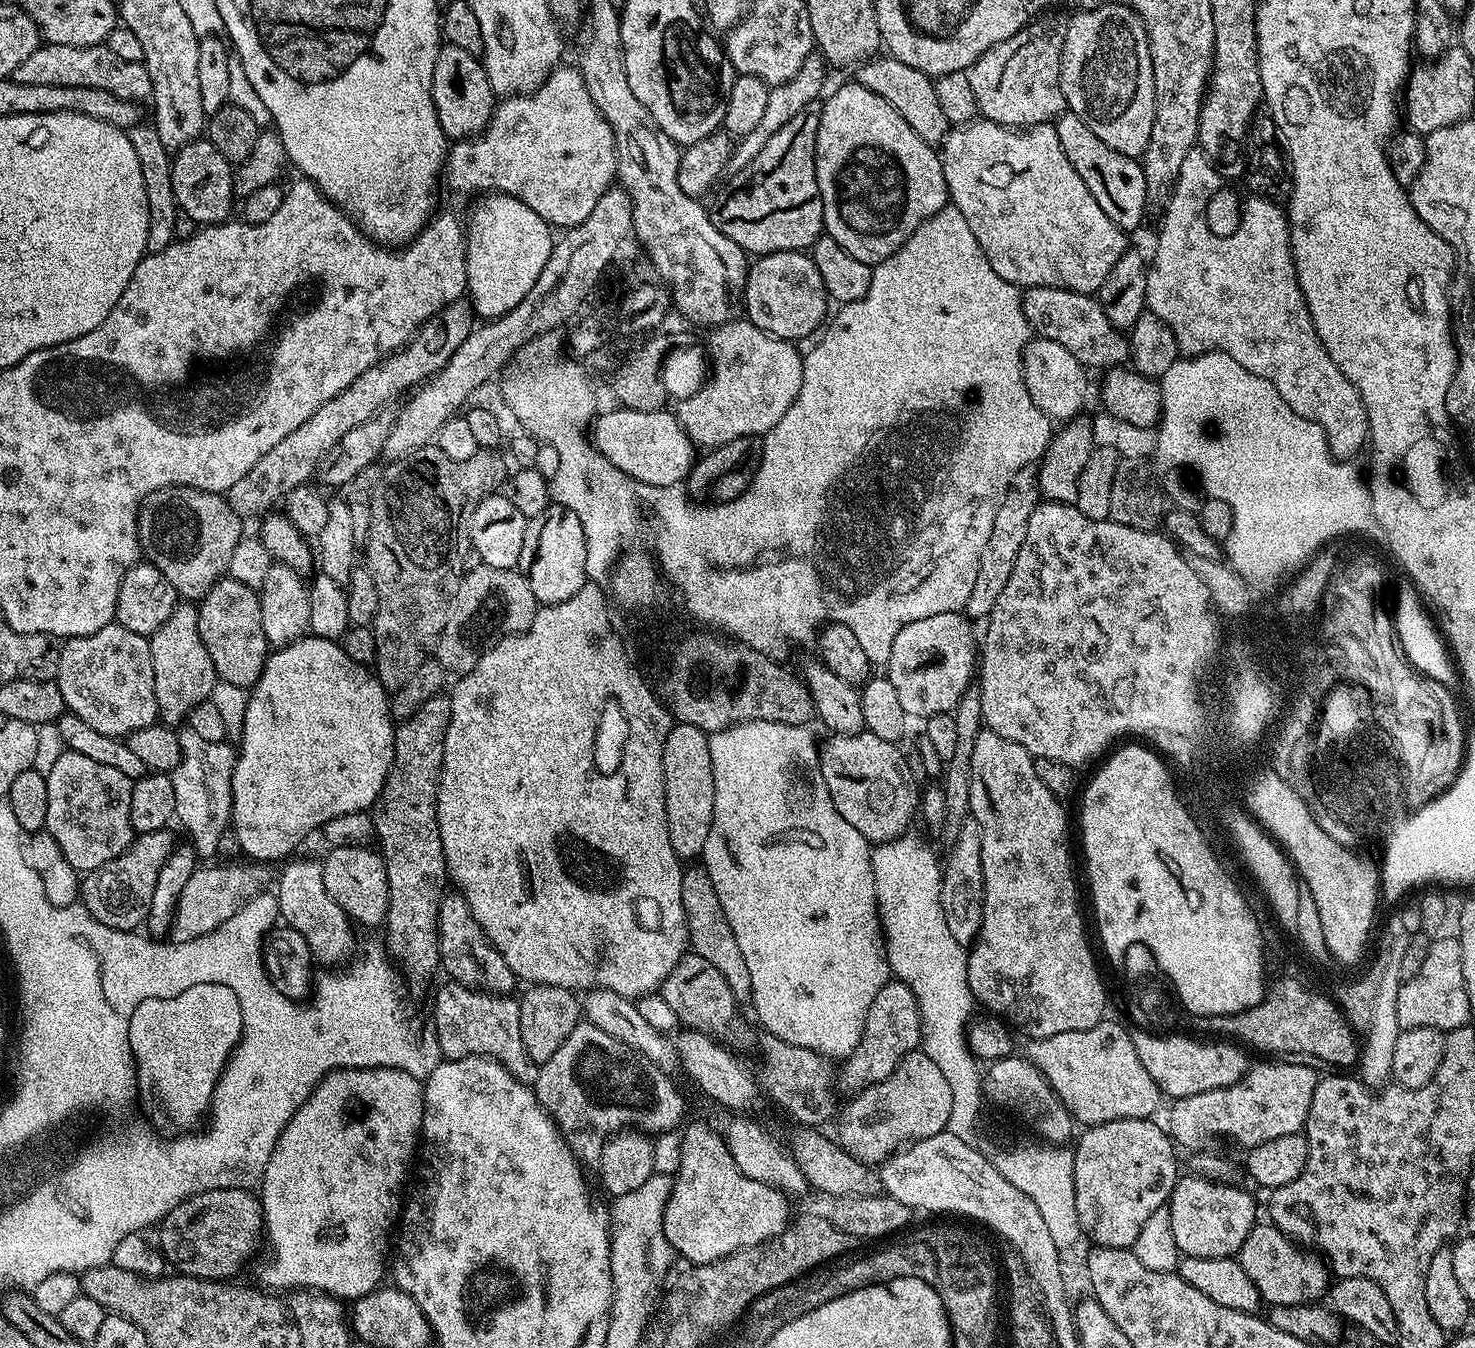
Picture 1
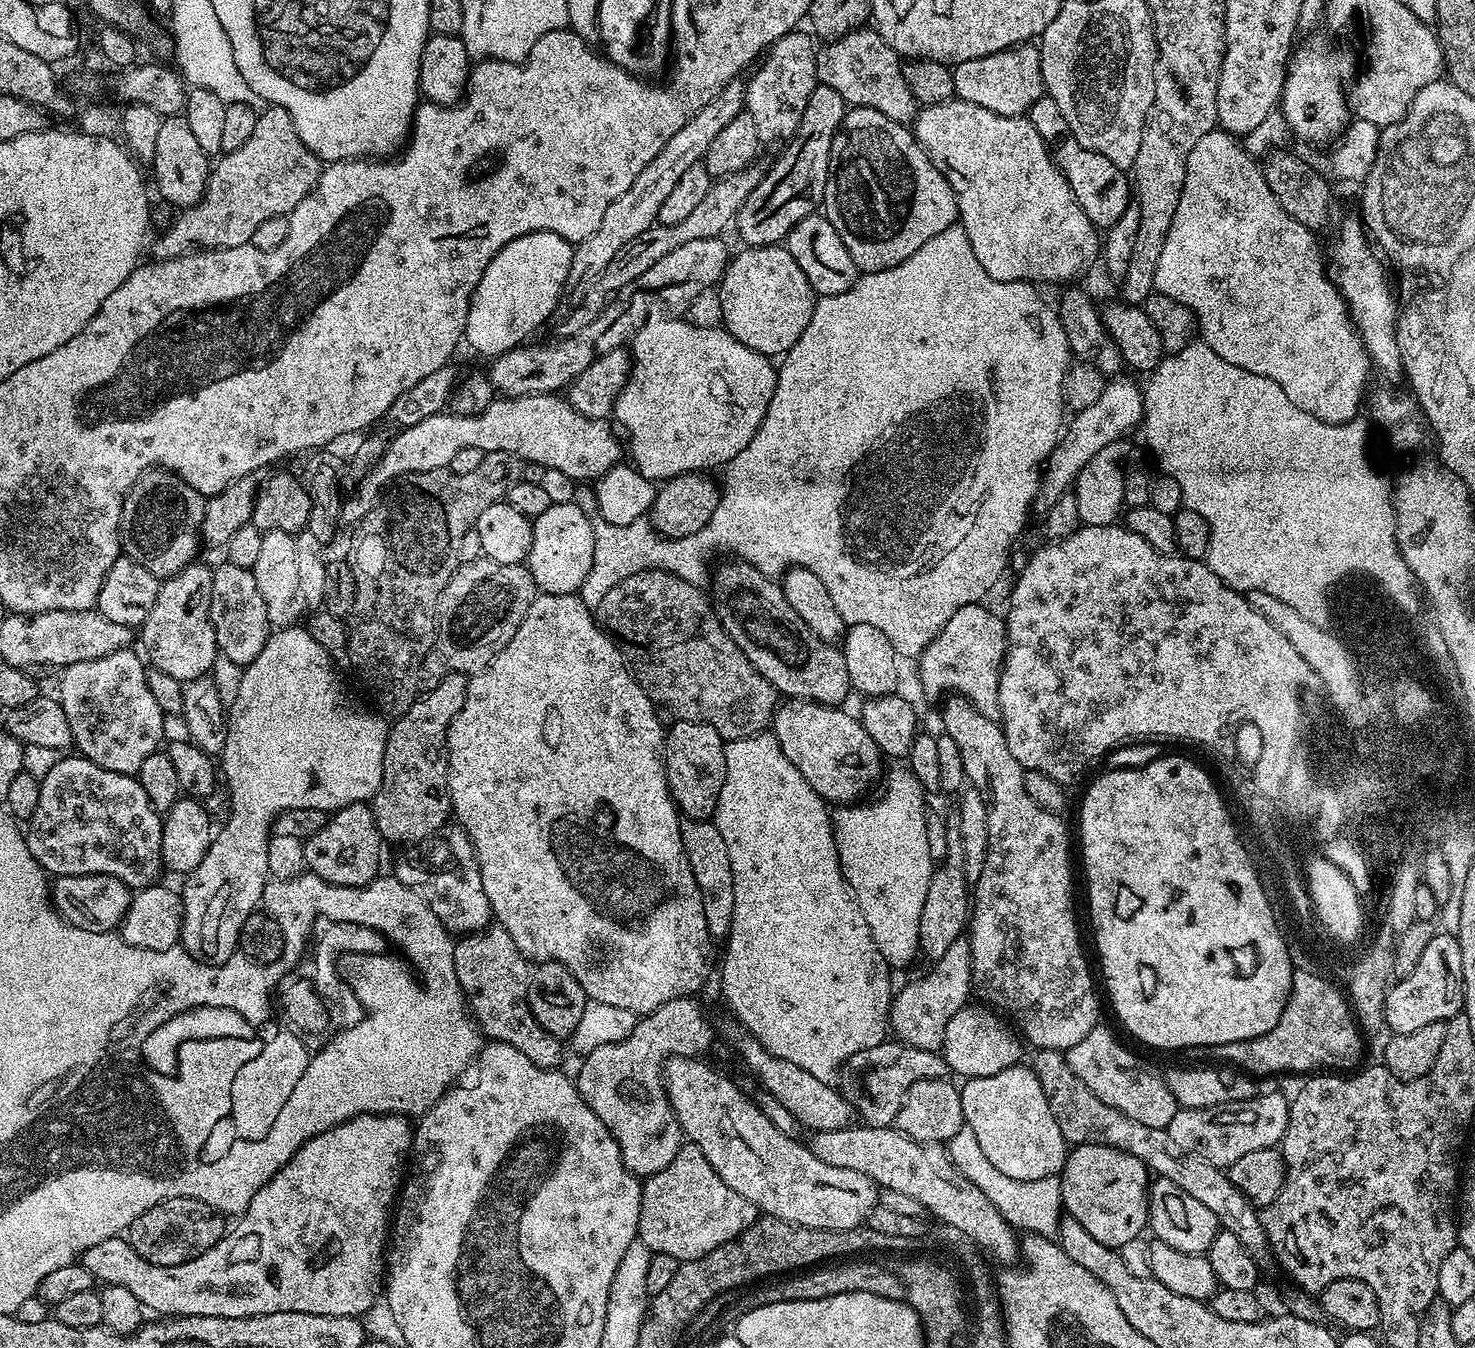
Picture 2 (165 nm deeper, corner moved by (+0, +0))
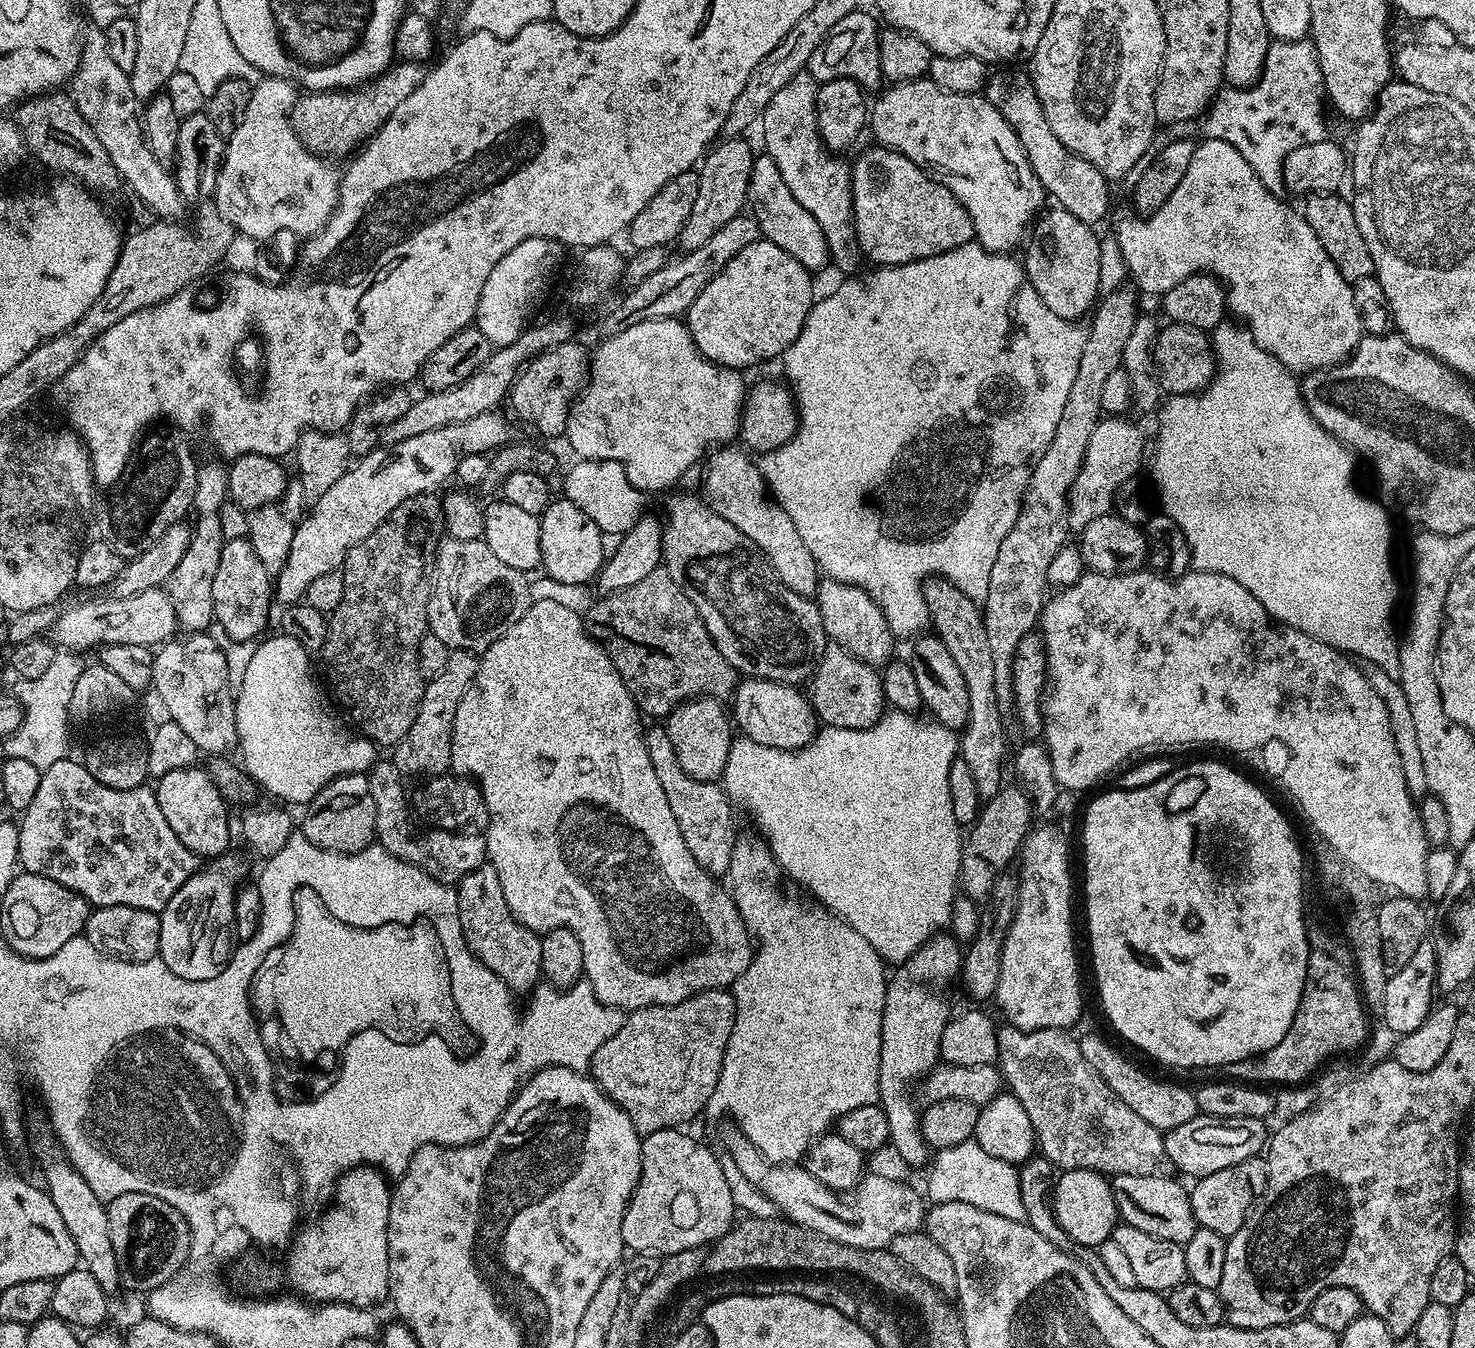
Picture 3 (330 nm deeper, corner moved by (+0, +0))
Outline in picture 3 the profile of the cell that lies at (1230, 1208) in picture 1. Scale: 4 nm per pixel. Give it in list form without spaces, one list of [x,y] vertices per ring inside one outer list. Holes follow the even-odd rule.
[[[1122,1174],[1111,1177],[1112,1193],[1116,1202],[1116,1211],[1119,1219],[1130,1226],[1138,1226],[1146,1234],[1154,1234],[1154,1238],[1166,1238],[1166,1242],[1185,1244],[1194,1238],[1198,1227],[1194,1218],[1194,1210],[1190,1206],[1190,1192],[1187,1187],[1176,1181],[1172,1176],[1135,1176],[1134,1174]]]

